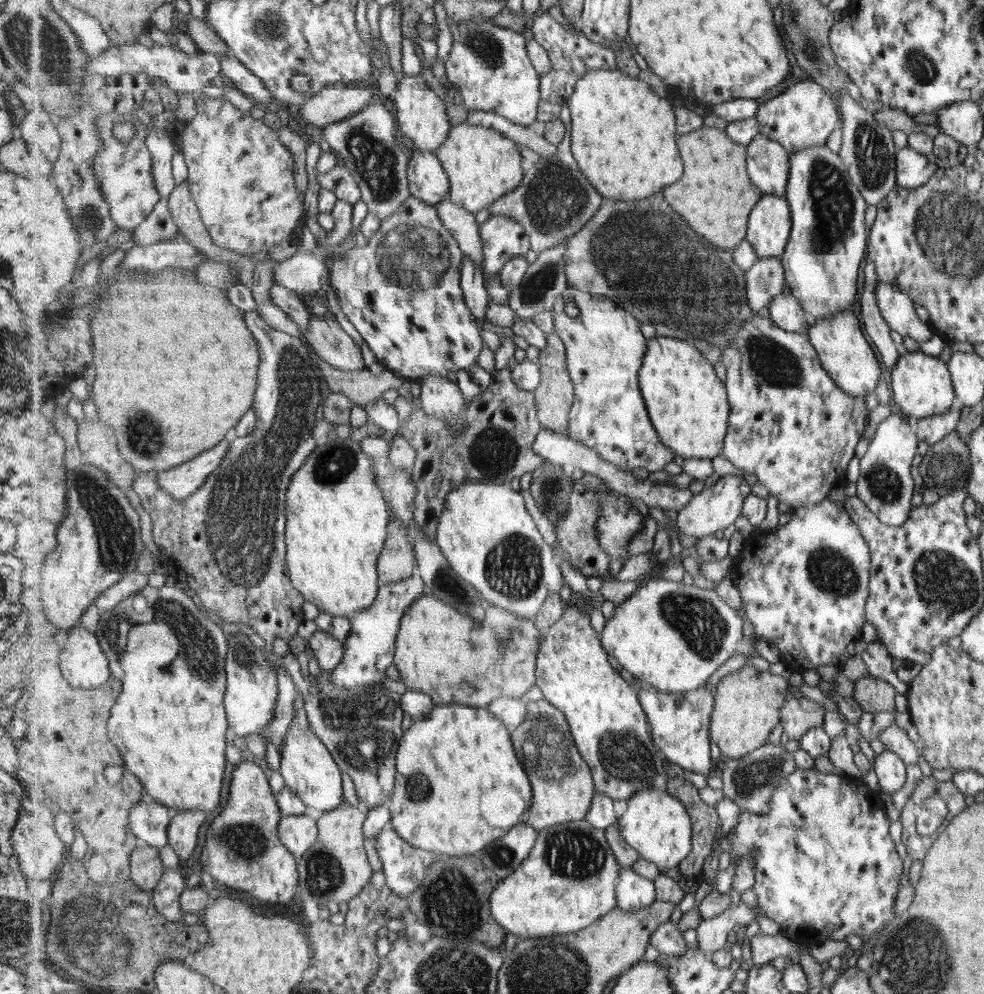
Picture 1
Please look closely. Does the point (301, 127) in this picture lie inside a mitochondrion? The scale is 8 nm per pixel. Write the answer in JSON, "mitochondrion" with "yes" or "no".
{"mitochondrion":"no"}

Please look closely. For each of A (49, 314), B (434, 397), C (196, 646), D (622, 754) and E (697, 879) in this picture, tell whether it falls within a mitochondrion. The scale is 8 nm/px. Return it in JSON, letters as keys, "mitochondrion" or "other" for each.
{"A":"other","B":"other","C":"mitochondrion","D":"mitochondrion","E":"other"}

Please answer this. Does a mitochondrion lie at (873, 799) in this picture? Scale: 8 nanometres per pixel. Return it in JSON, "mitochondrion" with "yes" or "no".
{"mitochondrion":"no"}

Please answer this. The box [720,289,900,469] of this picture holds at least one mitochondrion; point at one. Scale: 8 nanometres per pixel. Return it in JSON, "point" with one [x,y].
{"point":[777,365]}

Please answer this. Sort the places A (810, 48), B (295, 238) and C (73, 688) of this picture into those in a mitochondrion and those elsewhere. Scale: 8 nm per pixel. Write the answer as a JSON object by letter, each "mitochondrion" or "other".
{"A":"mitochondrion","B":"other","C":"other"}

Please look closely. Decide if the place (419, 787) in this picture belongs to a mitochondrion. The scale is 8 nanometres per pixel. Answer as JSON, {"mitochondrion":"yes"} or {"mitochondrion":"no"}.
{"mitochondrion":"yes"}

